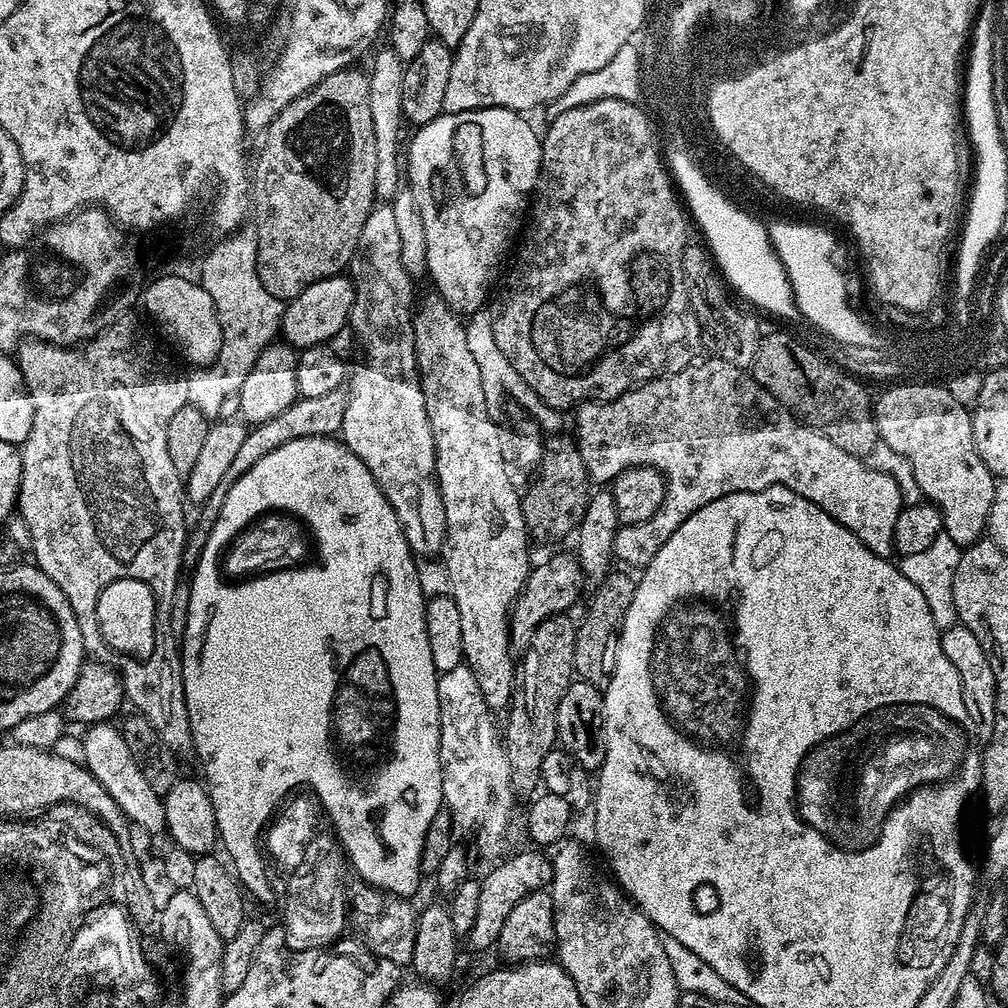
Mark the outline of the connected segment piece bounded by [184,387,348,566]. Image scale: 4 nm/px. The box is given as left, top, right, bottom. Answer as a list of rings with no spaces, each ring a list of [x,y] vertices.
[[[343,387],[330,390],[330,394],[322,394],[318,398],[300,396],[282,414],[248,428],[246,442],[242,442],[242,447],[234,457],[232,465],[226,469],[226,475],[222,477],[222,482],[218,482],[214,494],[210,494],[208,501],[199,509],[200,521],[197,522],[196,529],[193,532],[191,529],[187,533],[184,545],[185,565],[195,565],[196,561],[199,560],[200,551],[204,549],[204,543],[210,534],[212,523],[215,522],[222,510],[222,502],[226,502],[226,494],[230,490],[230,486],[234,486],[234,482],[238,478],[242,478],[242,474],[246,474],[246,470],[250,470],[250,466],[254,466],[254,462],[258,462],[266,454],[270,454],[270,450],[274,450],[278,446],[284,446],[286,442],[294,442],[298,438],[310,438],[311,436],[335,437],[342,426],[342,418],[346,418],[347,401],[348,393]]]

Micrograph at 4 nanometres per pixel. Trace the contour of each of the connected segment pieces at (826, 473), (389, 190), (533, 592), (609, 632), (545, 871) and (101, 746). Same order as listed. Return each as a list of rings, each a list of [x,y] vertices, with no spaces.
[[[707,359],[693,362],[682,369],[681,372],[676,372],[672,376],[661,376],[658,380],[649,380],[648,383],[641,384],[630,392],[624,392],[617,400],[584,402],[575,409],[575,412],[577,412],[574,439],[576,448],[582,454],[582,462],[586,462],[589,480],[593,482],[599,482],[599,480],[610,482],[615,476],[622,474],[622,470],[633,468],[634,466],[650,466],[658,469],[663,474],[666,482],[666,498],[662,498],[662,506],[658,506],[658,514],[654,514],[654,518],[650,518],[646,522],[625,524],[616,533],[614,538],[615,559],[619,563],[621,560],[622,563],[629,564],[629,566],[624,565],[629,569],[643,570],[648,567],[650,562],[654,562],[654,554],[658,554],[658,550],[662,550],[662,546],[666,546],[666,542],[670,542],[670,534],[674,534],[674,530],[678,530],[678,526],[682,526],[682,522],[686,522],[686,518],[690,518],[690,514],[702,510],[702,506],[710,506],[710,502],[714,502],[726,494],[757,492],[758,490],[766,490],[775,484],[780,484],[783,488],[789,488],[798,494],[802,494],[802,498],[806,498],[810,502],[817,504],[822,510],[826,510],[826,514],[830,514],[830,518],[834,518],[839,524],[846,526],[846,530],[853,532],[874,554],[885,558],[891,557],[894,552],[892,547],[894,524],[898,522],[898,514],[902,507],[898,482],[894,482],[894,478],[890,478],[890,474],[882,474],[878,470],[870,470],[870,466],[861,457],[854,454],[846,454],[846,450],[834,446],[834,442],[830,442],[830,438],[826,438],[826,434],[822,434],[818,430],[811,428],[809,424],[804,423],[804,421],[796,419],[789,408],[785,408],[783,404],[778,403],[757,380],[752,379],[745,369],[734,366],[725,360]]]
[[[390,46],[372,60],[368,72],[370,86],[370,114],[374,118],[374,142],[378,150],[378,170],[374,170],[376,194],[381,201],[388,202],[395,197],[402,187],[402,148],[400,152],[400,124],[402,125],[402,78],[406,64],[394,54]]]
[[[560,552],[557,556],[549,558],[545,564],[540,564],[528,573],[528,580],[521,590],[520,596],[512,604],[510,617],[510,639],[513,649],[523,650],[527,648],[534,630],[542,622],[546,622],[552,616],[558,616],[569,611],[568,607],[580,596],[580,587],[585,587],[586,581],[580,563],[575,555]]]
[[[613,570],[593,589],[593,596],[586,616],[577,625],[573,671],[579,679],[597,686],[607,683],[616,669],[618,646],[620,645],[620,627],[624,624],[626,610],[634,602],[636,580],[628,577],[627,571]]]
[[[532,850],[536,852],[520,852],[517,854],[517,856],[512,856],[509,858],[509,860],[504,860],[501,862],[500,865],[497,866],[497,868],[492,868],[489,870],[488,873],[485,874],[485,876],[482,876],[482,879],[480,880],[480,885],[482,886],[482,895],[478,897],[478,918],[474,918],[474,926],[470,931],[468,931],[467,937],[466,937],[466,943],[469,944],[470,947],[473,948],[476,952],[484,952],[487,950],[488,947],[495,945],[497,941],[499,941],[500,938],[500,931],[502,930],[502,926],[506,922],[506,918],[510,918],[510,910],[514,910],[514,906],[518,906],[518,902],[522,898],[526,898],[531,894],[531,892],[538,892],[541,891],[545,886],[551,885],[552,883],[552,861],[549,859],[549,857],[546,855],[543,856],[543,851],[540,850]]]
[[[112,722],[93,724],[85,731],[88,733],[83,733],[86,750],[83,765],[90,770],[90,774],[94,774],[94,778],[98,778],[98,782],[102,782],[103,788],[110,793],[110,798],[118,802],[129,824],[142,826],[153,834],[159,833],[158,830],[166,829],[166,810],[161,793],[152,789],[150,782],[146,782],[146,774],[138,770],[138,762],[134,762],[134,754],[130,754],[130,746],[126,746],[123,731],[114,725]]]

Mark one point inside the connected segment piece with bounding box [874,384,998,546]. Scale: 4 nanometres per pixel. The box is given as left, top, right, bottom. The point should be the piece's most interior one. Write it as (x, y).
(933, 431)

